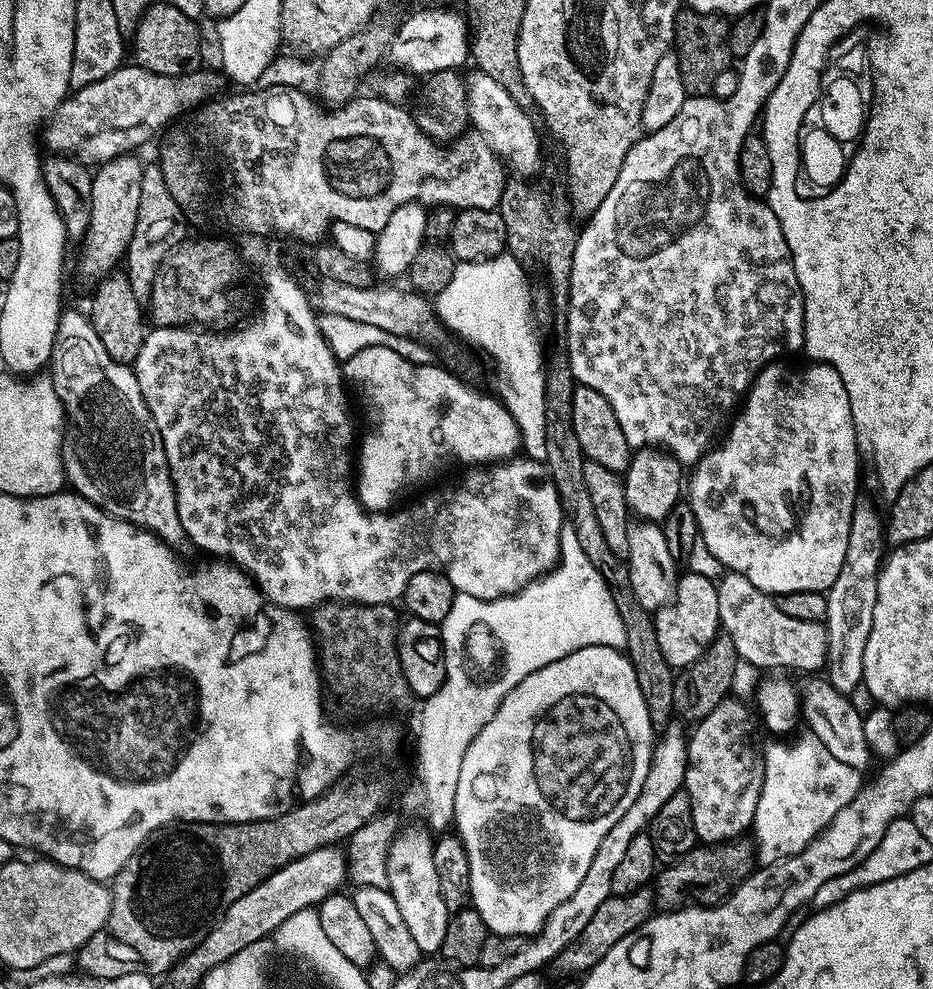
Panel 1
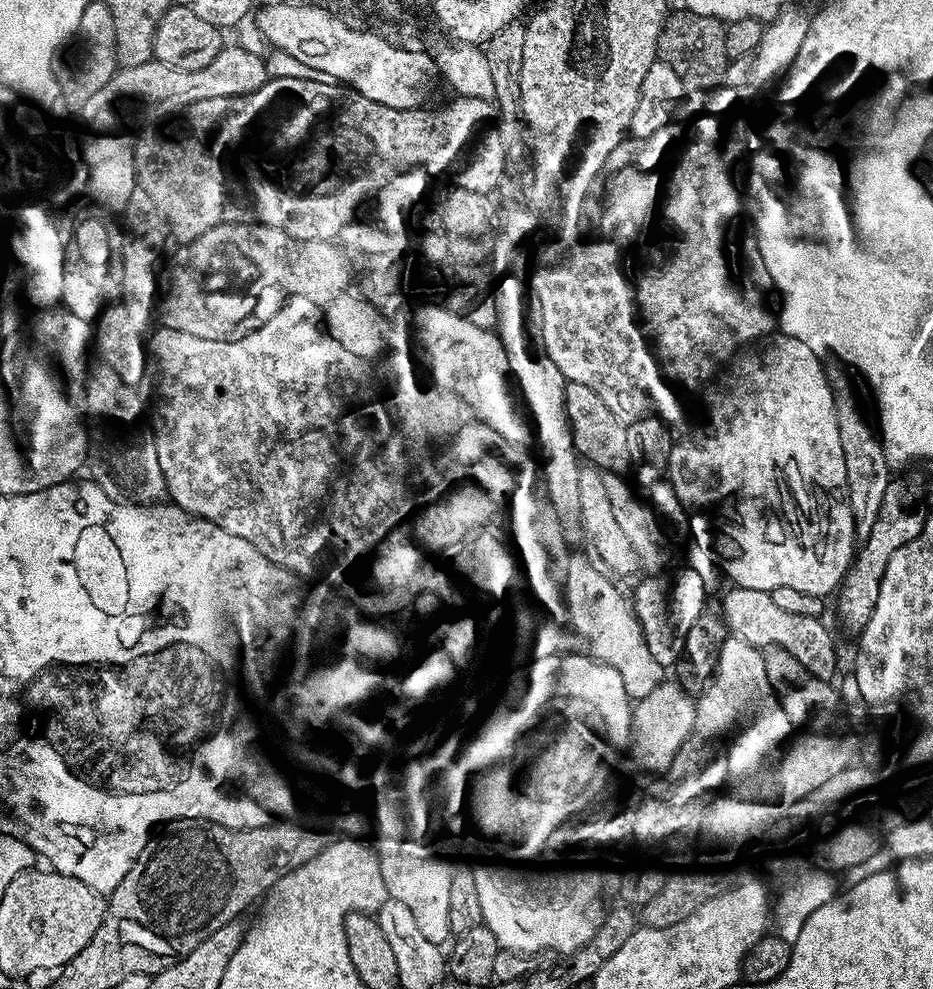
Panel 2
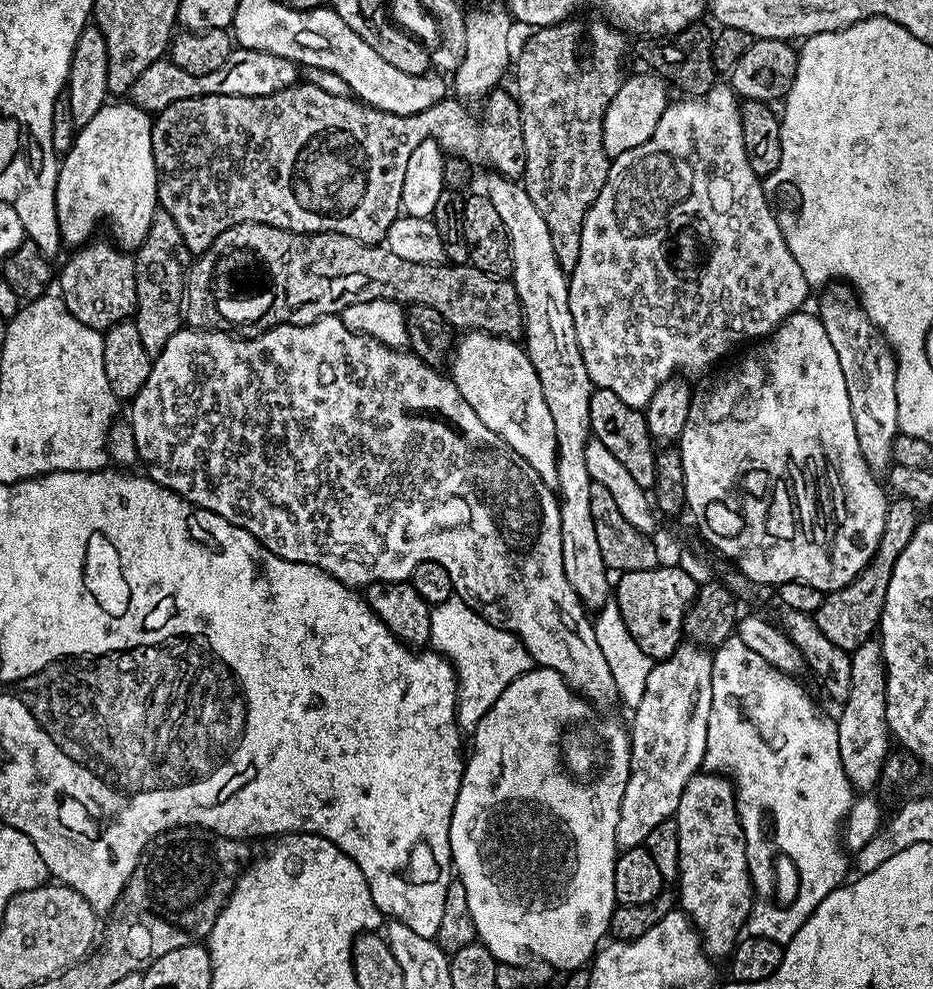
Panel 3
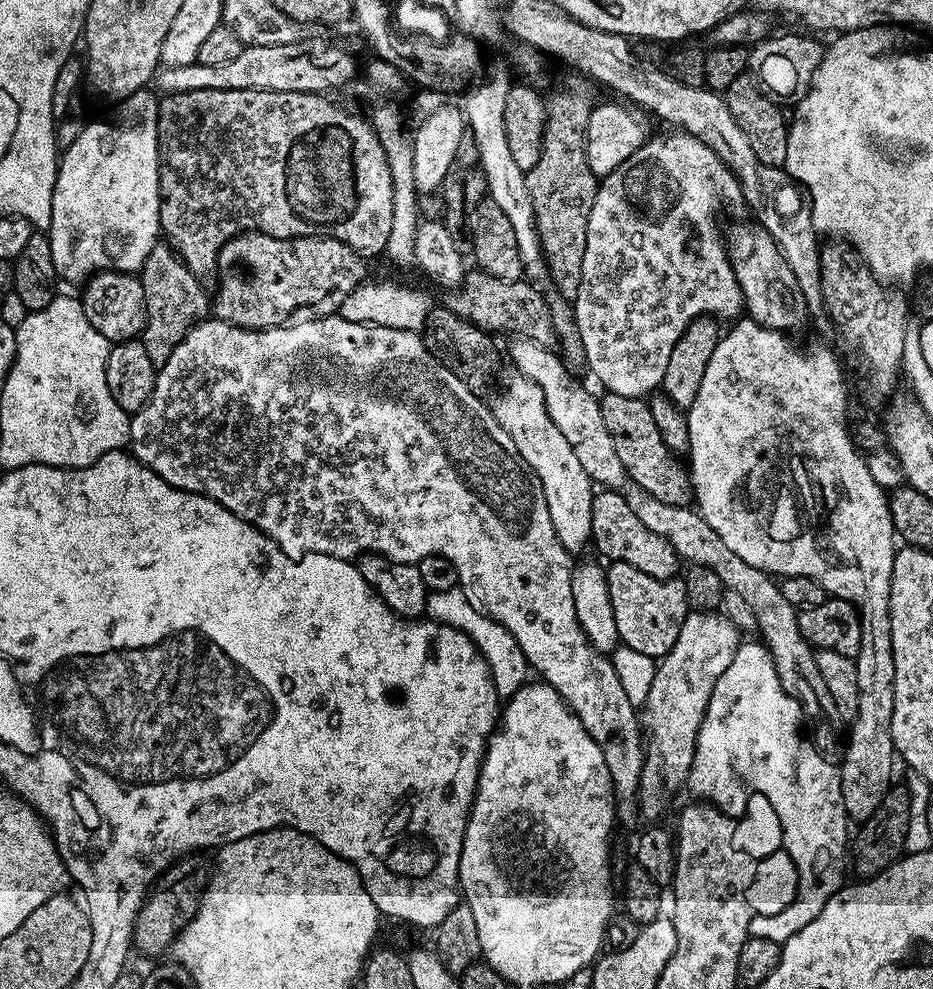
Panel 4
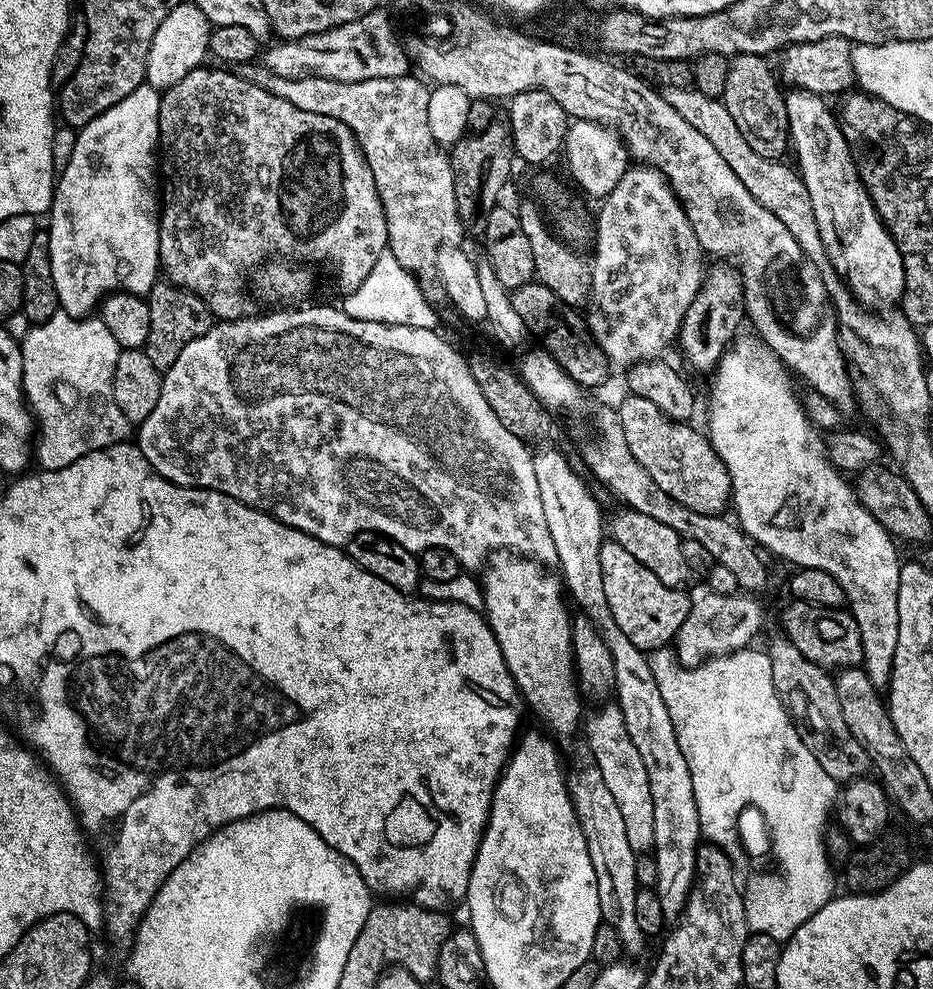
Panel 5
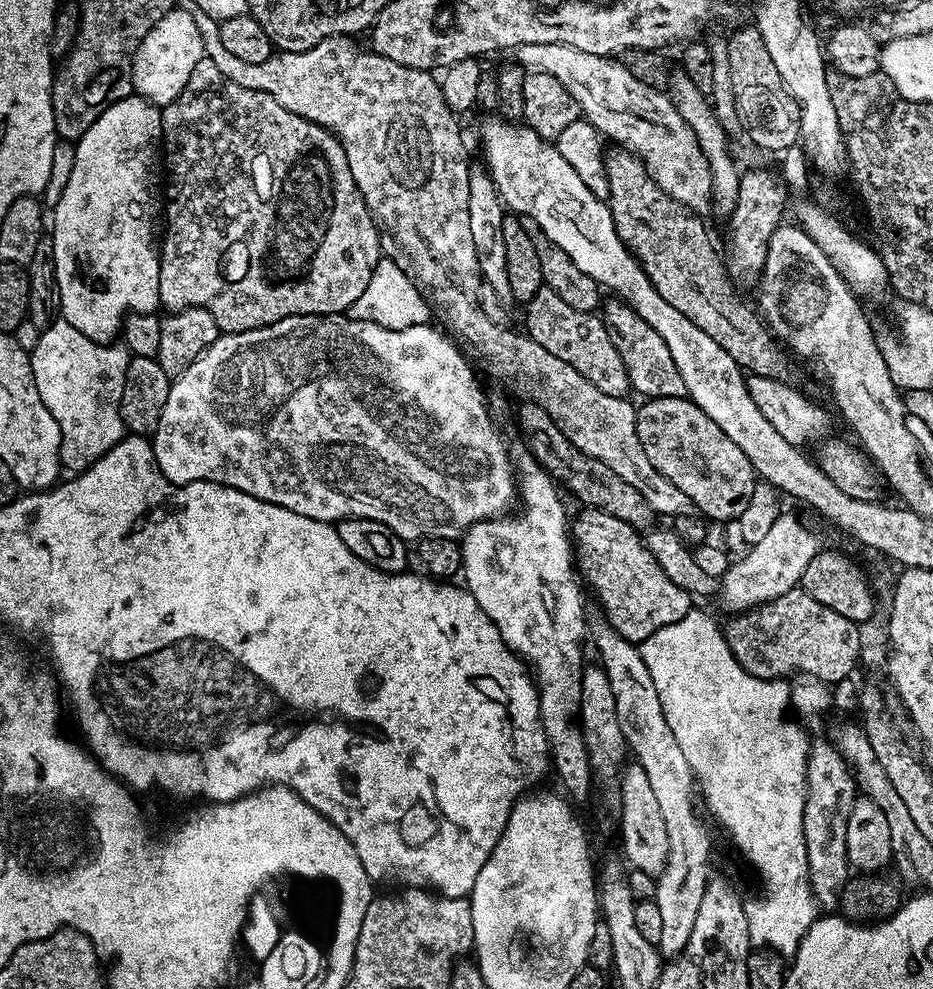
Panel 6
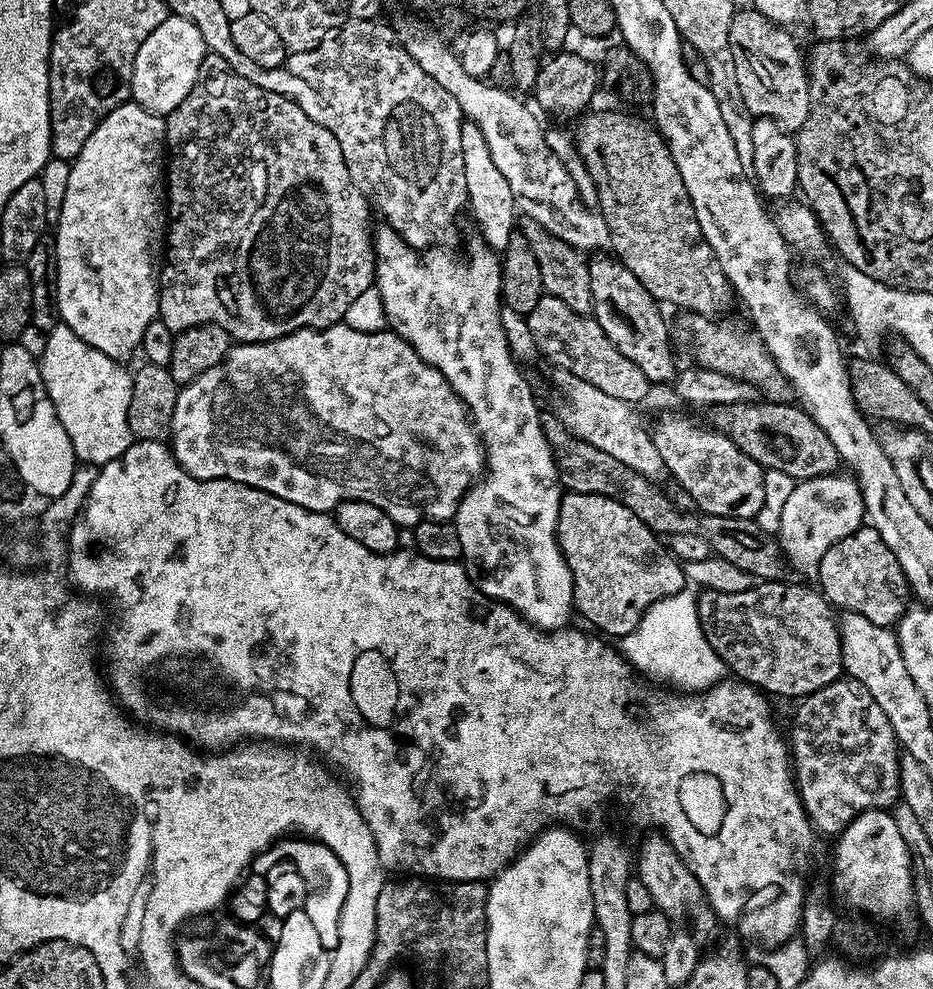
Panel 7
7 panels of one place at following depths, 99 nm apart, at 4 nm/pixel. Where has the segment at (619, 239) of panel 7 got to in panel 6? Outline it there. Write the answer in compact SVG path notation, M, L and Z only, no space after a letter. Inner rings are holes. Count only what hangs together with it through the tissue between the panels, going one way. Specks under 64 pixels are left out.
M627 150L612 151L607 153L604 162L608 179L606 203L612 211L618 238L640 263L654 290L662 294L674 310L686 314L698 330L706 330L745 373L791 381L789 353L772 335L759 311L736 297L737 285L729 279L725 261L716 253L712 236L700 221L703 219L662 191L637 156Z

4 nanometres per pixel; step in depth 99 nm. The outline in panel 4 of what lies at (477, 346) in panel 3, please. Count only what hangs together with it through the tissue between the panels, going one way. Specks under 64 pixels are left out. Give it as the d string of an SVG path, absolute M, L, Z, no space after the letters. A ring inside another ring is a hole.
M514 372L511 375L503 382L502 392L494 402L491 401L492 414L498 424L510 434L525 467L535 474L538 486L546 498L550 520L563 548L570 554L576 554L591 541L593 498L596 493L594 482L586 474L582 462L575 457L570 442L550 418L542 390L520 373Z

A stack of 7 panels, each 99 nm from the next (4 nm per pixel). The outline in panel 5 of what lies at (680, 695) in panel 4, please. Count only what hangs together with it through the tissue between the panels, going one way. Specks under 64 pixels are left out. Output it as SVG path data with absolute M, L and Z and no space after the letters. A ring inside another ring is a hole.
M709 591L706 596L695 597L686 622L682 622L674 641L674 651L681 661L700 662L713 656L726 656L739 648L747 648L764 624L764 608L752 594L719 596Z

